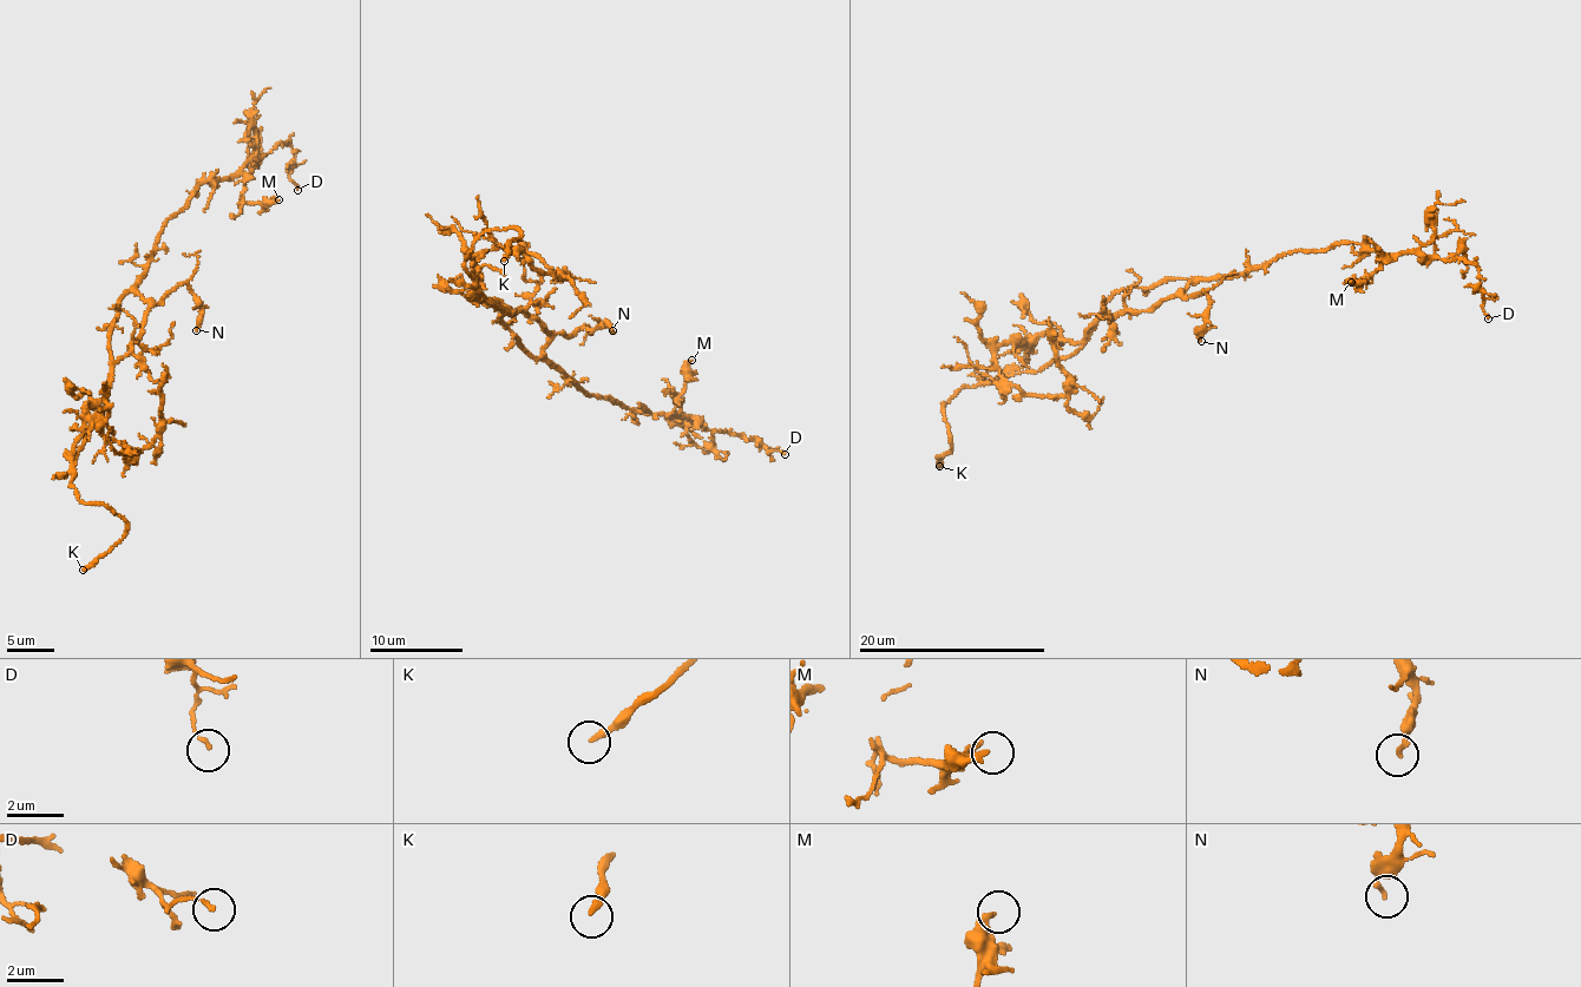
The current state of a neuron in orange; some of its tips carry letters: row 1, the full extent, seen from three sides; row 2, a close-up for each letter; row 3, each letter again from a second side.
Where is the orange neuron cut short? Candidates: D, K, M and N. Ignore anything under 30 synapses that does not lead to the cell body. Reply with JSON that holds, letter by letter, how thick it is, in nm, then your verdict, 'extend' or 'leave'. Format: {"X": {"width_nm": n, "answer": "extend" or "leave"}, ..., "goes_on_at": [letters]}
{"D": {"width_nm": 130, "answer": "leave"}, "K": {"width_nm": 200, "answer": "extend"}, "M": {"width_nm": 220, "answer": "leave"}, "N": {"width_nm": 150, "answer": "leave"}, "goes_on_at": ["K"]}

